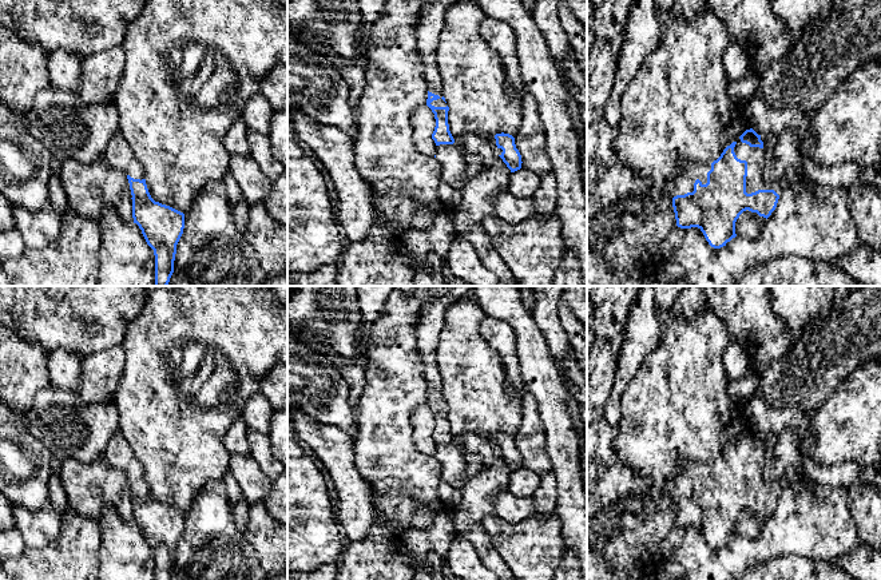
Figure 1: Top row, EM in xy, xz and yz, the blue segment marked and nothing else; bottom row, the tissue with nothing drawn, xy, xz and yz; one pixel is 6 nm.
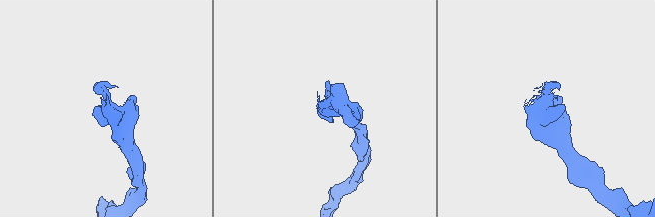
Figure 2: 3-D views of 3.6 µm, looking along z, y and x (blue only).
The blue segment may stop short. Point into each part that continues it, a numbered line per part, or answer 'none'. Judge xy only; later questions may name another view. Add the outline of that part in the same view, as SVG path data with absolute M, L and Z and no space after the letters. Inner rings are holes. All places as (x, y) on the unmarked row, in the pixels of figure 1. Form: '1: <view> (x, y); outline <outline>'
1: xy (118, 452); outline M116 430L111 437L103 457L114 466L120 468L134 478L144 478L144 469L134 454L124 436Z

